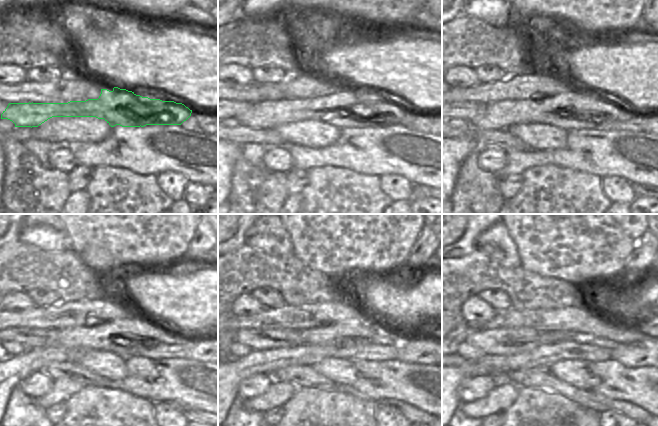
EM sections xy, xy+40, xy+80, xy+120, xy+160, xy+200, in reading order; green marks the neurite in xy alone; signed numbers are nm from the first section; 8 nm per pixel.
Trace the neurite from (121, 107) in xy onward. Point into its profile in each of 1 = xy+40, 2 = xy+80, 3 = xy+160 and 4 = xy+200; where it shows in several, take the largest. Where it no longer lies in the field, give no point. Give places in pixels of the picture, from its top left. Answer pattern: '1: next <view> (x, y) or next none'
1: next xy+40 (347, 108)
2: next xy+80 (566, 110)
3: next xy+160 (336, 333)
4: next xy+200 (552, 337)

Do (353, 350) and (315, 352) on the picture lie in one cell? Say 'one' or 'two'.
one

